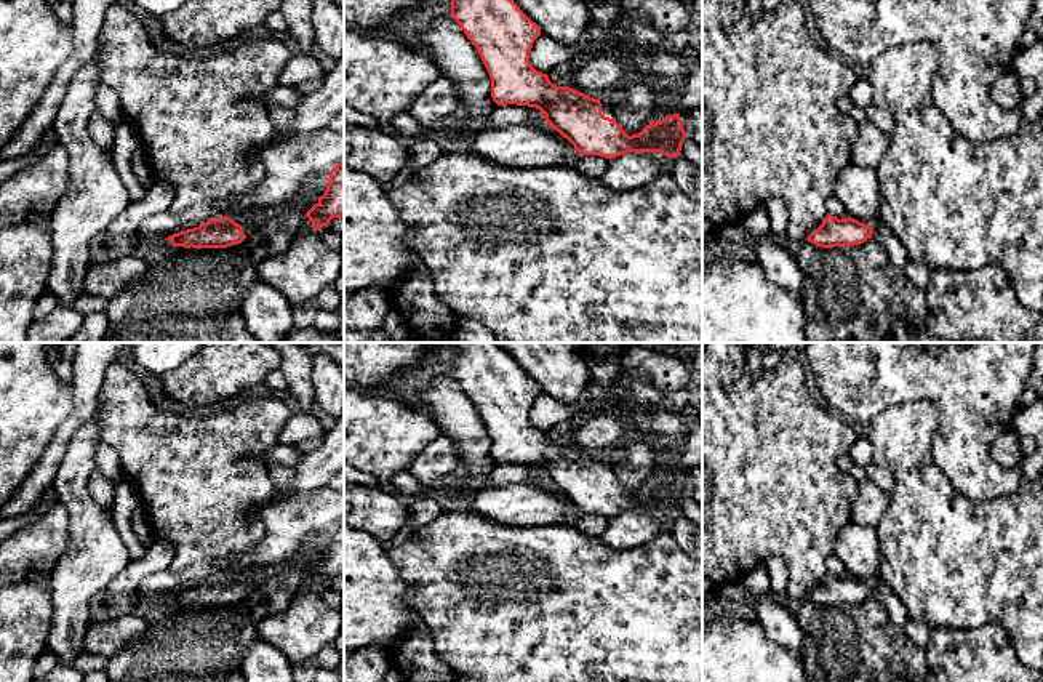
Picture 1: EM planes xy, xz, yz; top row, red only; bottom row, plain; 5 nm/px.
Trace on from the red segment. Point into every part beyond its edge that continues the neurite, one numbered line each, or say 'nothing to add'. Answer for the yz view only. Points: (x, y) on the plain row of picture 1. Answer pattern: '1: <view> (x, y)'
nothing to add

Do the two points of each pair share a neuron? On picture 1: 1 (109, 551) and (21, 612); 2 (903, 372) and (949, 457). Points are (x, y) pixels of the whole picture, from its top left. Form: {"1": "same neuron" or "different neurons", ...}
{"1": "different neurons", "2": "same neuron"}

